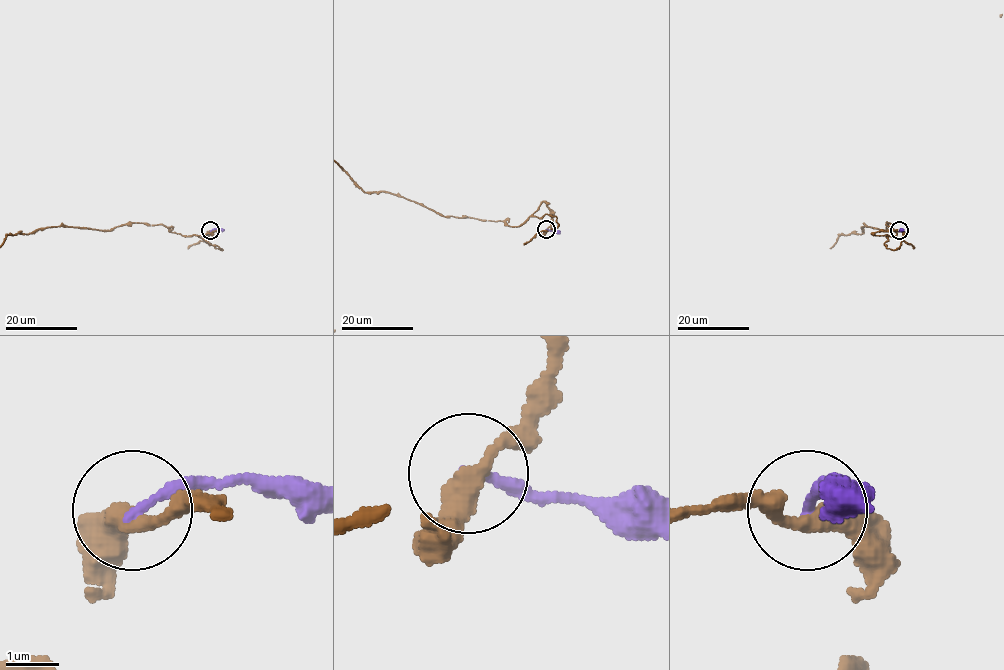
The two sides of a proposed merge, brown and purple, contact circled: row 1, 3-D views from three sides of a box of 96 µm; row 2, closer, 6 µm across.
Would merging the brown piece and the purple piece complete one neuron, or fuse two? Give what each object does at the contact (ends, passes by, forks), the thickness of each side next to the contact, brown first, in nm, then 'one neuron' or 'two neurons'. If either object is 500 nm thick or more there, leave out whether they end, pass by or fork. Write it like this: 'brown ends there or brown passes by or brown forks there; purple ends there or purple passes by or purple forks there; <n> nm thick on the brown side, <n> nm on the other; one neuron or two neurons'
brown passes by; purple ends there; 380 nm thick on the brown side, 190 nm on the other; two neurons

